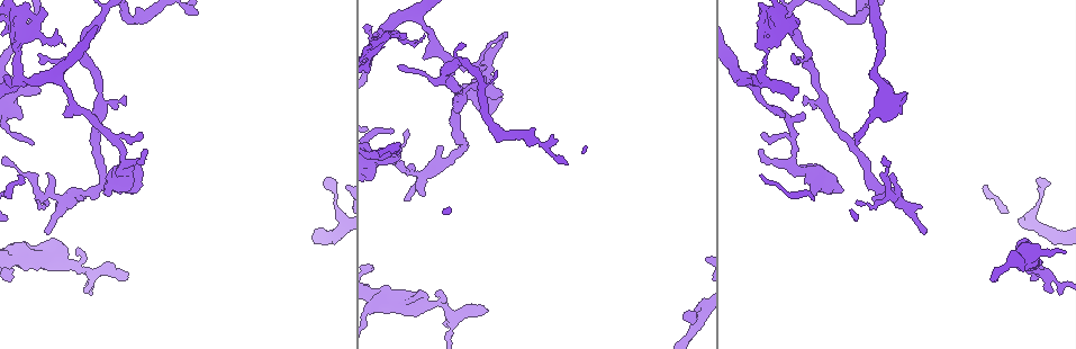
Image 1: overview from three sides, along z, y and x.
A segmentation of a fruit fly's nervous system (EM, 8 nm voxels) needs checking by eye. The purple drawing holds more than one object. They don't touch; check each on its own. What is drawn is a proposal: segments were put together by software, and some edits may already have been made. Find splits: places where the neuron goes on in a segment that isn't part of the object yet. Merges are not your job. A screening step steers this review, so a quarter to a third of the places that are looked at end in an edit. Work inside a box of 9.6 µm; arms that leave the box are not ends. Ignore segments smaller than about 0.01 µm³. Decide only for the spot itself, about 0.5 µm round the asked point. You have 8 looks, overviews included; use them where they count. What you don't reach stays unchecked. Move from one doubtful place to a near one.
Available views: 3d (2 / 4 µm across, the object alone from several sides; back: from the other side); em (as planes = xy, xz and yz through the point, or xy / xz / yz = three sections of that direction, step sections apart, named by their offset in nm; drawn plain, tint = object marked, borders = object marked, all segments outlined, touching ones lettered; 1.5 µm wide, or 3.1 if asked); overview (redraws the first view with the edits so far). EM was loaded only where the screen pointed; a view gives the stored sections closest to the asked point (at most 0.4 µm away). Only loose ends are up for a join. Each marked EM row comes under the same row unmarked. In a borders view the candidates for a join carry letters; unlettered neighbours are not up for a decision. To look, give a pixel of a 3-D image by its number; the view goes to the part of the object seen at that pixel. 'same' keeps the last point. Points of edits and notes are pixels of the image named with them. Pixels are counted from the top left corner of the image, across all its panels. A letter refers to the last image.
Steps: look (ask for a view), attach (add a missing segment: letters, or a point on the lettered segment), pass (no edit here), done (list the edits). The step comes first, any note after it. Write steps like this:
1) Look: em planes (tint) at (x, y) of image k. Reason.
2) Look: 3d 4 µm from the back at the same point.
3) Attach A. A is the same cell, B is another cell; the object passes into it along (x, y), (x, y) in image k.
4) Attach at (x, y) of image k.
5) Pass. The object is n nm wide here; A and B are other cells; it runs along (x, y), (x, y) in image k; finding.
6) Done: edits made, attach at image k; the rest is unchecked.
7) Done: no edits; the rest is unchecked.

Look: em planes (tint) at (1035, 276) of image 1. An open end.

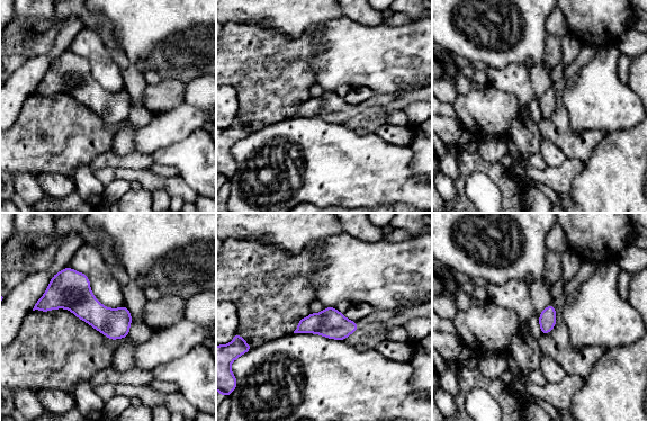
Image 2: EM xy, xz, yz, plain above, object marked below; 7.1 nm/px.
Look: em planes (borders) at the same point. What lies round it.

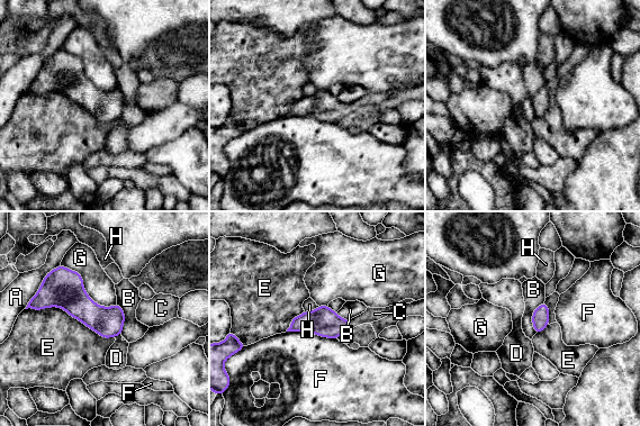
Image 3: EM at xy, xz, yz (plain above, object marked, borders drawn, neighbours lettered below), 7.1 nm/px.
Attach C. The object is 200 nm wide here; C is the same cell, A, B, D, E, F, G and H are other cells; the object passes into it along (323, 322), (350, 324), (370, 315) in image 3; the neuron continues.

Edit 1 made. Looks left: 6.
Look: 3d 4 µm at (46, 231) of image 1. An open end.

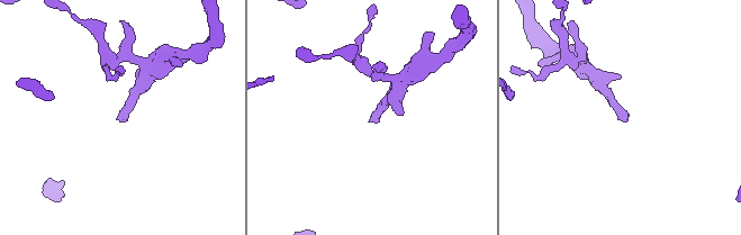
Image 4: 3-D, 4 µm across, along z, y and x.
Look: em yz step 4 (borders) at (120, 120) of image 4.

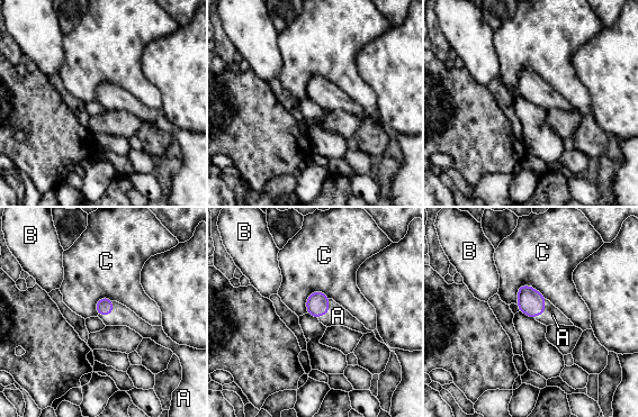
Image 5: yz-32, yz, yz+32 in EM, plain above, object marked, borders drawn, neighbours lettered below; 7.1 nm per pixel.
Look: em xy step 8 (borders) at the same point. Another direction.

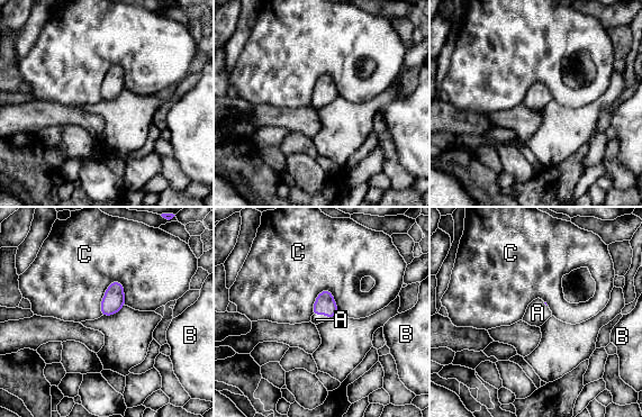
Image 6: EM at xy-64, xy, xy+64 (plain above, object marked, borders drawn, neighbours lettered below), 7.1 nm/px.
Attach A. A is the same cell, B and C are other cells; the object passes into it along (324, 305), (320, 314), (316, 319) in image 6; the neuron continues.

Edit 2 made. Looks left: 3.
Look: em xz step 4 (tint) at (327, 177) of image 1. Free end.

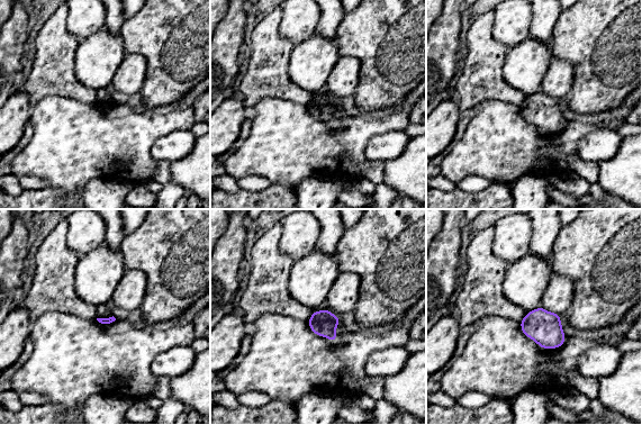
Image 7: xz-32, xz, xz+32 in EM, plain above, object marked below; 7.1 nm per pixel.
Look: em planes (borders) at the same point. Cut it another way.

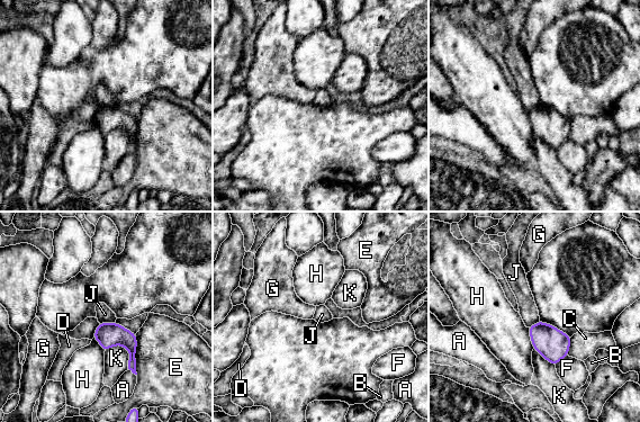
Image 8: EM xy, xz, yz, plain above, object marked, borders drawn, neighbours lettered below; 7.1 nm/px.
Pass. The longest contact is with E, 300 nm; A, B, C, D, E, F, G, H, J and K are other cells; a border runs along (115, 321), (99, 323) in image 8; no lettered segment goes on from it.

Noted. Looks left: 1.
Done: edits made, attach at image 3, attach at image 6; the rest is unchecked.

